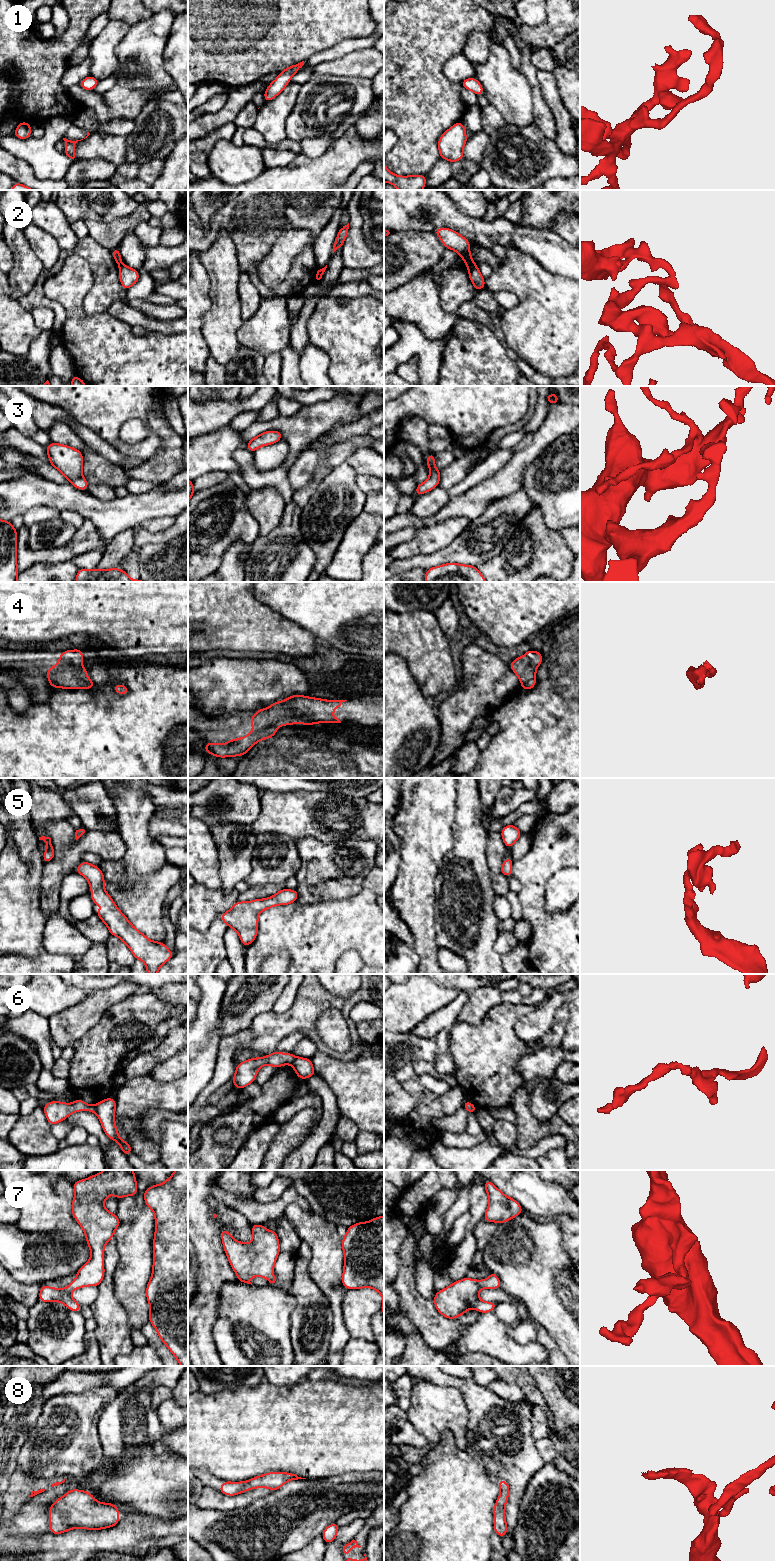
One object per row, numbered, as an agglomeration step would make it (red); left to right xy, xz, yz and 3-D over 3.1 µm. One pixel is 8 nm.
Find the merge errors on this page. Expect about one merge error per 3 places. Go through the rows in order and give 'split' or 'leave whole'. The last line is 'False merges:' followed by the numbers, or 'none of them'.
1: leave whole
2: split
3: leave whole
4: leave whole
5: leave whole
6: split
7: leave whole
8: leave whole
False merges: 2, 6

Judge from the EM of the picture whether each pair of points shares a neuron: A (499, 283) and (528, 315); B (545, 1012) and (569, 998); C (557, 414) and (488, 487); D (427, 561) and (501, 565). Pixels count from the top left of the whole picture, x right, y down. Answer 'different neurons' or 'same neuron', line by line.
A: same neuron
B: same neuron
C: same neuron
D: different neurons

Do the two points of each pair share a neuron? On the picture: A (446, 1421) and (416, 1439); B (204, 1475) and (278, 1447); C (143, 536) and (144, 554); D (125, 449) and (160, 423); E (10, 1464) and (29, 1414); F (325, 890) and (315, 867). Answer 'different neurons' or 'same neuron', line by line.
A: different neurons
B: different neurons
C: different neurons
D: different neurons
E: same neuron
F: different neurons

